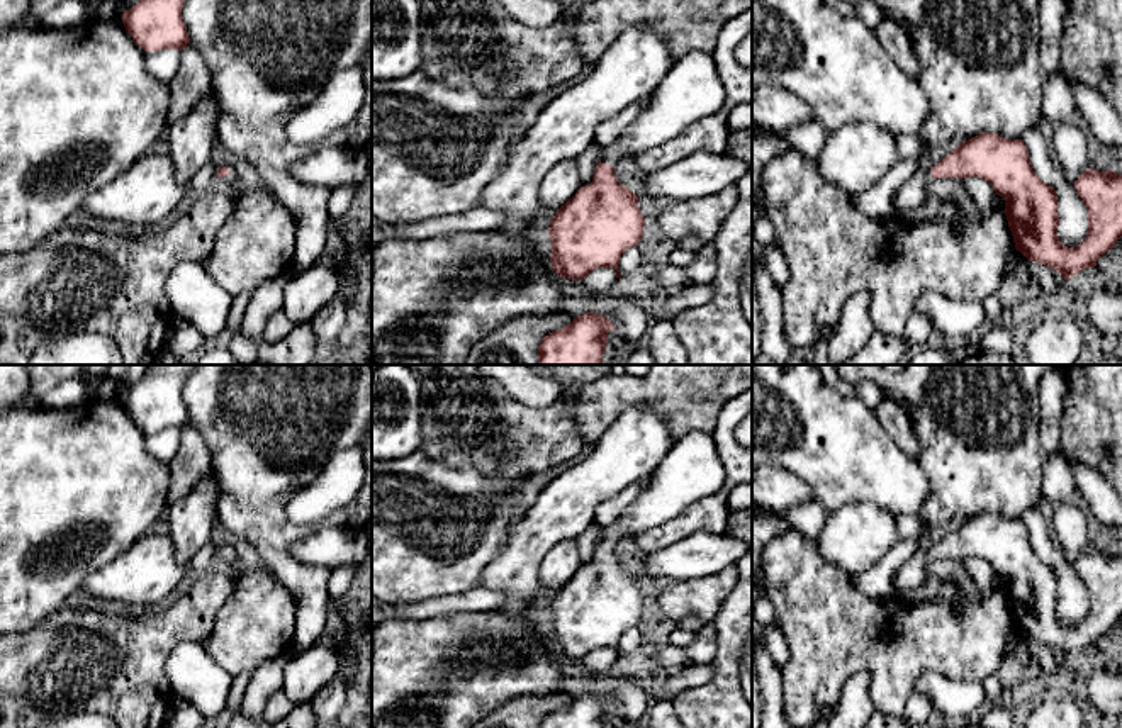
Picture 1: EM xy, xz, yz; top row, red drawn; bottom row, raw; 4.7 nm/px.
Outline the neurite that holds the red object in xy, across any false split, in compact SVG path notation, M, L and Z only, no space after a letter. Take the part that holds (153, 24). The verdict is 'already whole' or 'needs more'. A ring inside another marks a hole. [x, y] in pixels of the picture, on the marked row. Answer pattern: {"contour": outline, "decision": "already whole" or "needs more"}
{"contour": "M139 0L122 14L122 24L132 41L144 51L178 49L190 44L183 24L185 0Z", "decision": "already whole"}

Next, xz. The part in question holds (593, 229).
{"contour": "M693 51L672 64L618 143L601 148L592 182L555 210L548 234L557 277L584 280L596 268L614 268L616 278L623 277L620 258L638 246L645 219L638 195L616 180L613 166L670 141L723 102L725 88L711 53Z", "decision": "needs more"}

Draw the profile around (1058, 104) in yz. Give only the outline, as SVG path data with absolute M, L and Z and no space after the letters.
M1061 71L1047 75L1042 85L1041 115L1057 126L1069 122L1076 112L1076 97L1071 83Z

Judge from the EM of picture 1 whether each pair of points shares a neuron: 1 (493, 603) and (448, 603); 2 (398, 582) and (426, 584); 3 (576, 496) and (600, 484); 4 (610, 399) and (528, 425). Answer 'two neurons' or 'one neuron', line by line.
1: one neuron
2: one neuron
3: one neuron
4: two neurons

